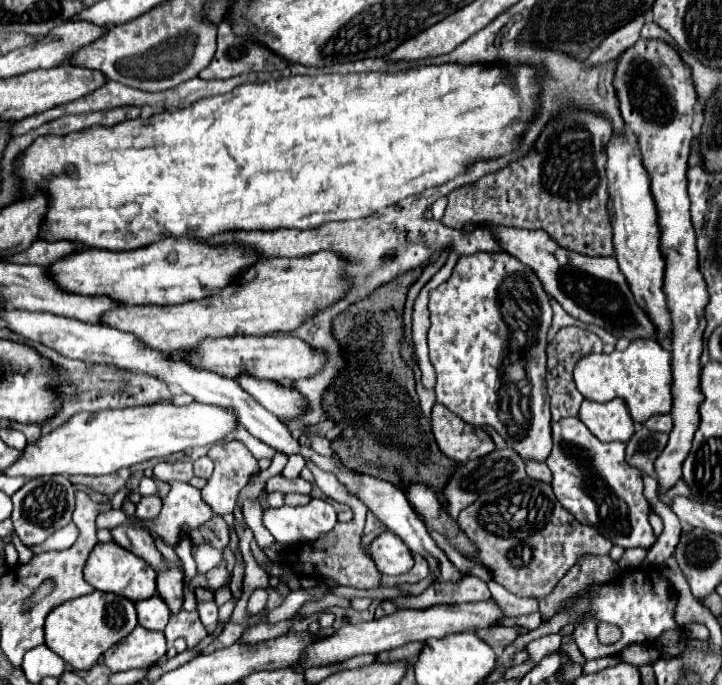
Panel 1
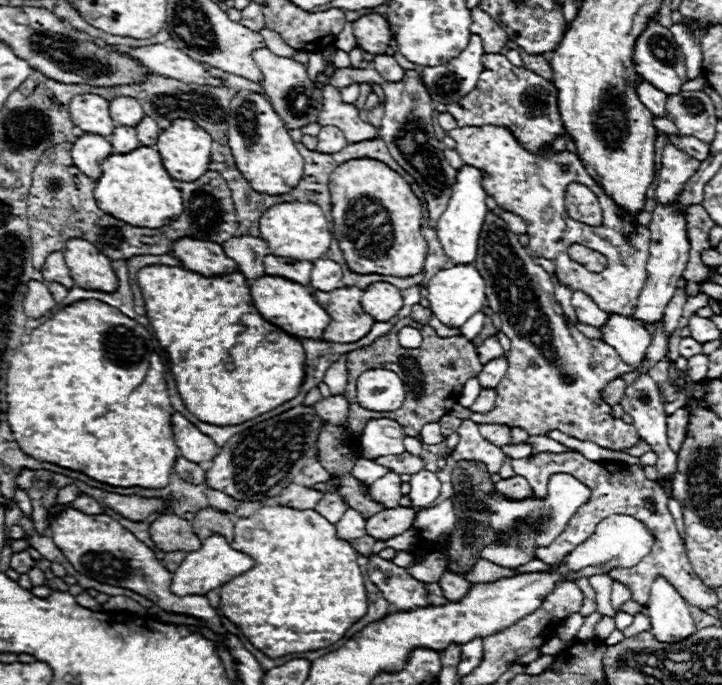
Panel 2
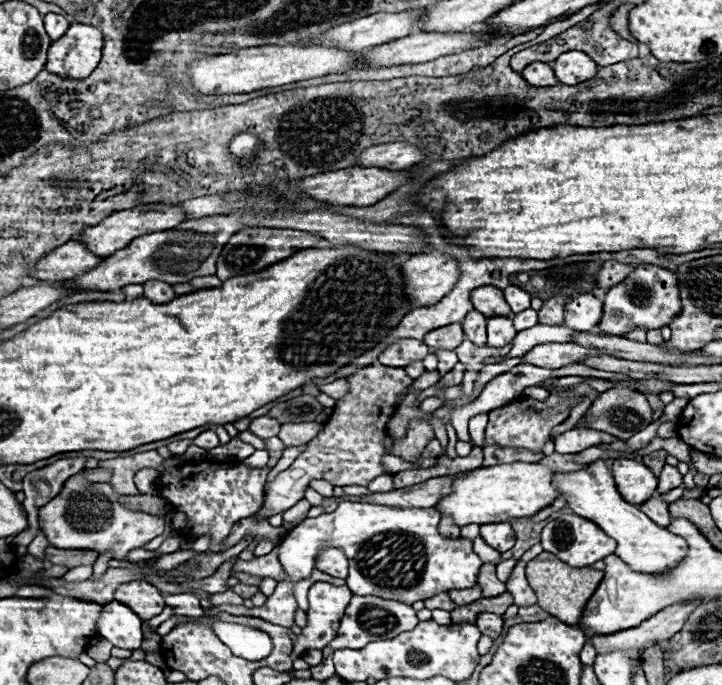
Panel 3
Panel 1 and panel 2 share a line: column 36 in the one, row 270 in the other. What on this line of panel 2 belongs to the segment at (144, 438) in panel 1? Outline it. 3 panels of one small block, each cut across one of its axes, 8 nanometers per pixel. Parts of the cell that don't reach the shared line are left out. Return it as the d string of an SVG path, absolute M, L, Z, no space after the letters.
M458 264L450 268L442 268L432 276L428 282L428 302L430 310L436 314L436 318L448 326L448 328L460 328L470 316L482 310L486 304L486 286L484 279L472 264Z

